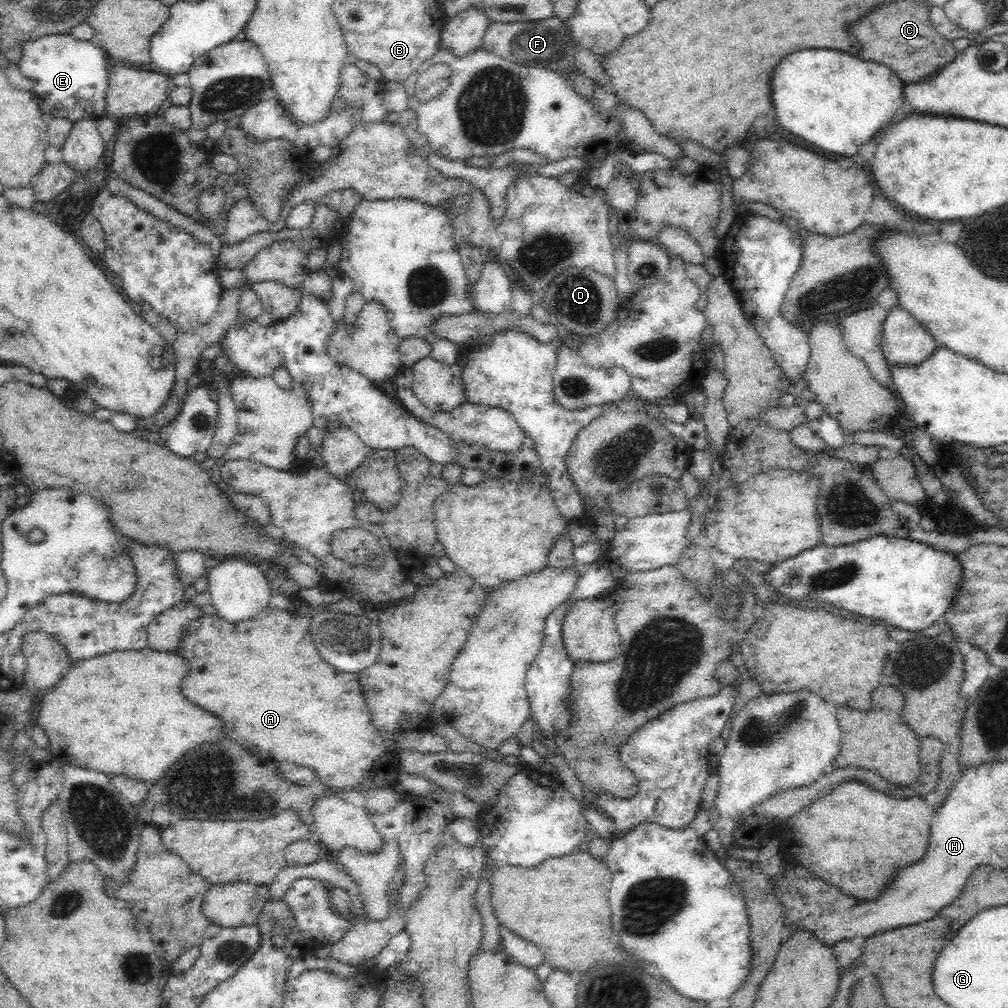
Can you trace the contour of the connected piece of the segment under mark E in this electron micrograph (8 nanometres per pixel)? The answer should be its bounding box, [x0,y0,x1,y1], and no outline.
[18,34,109,120]

